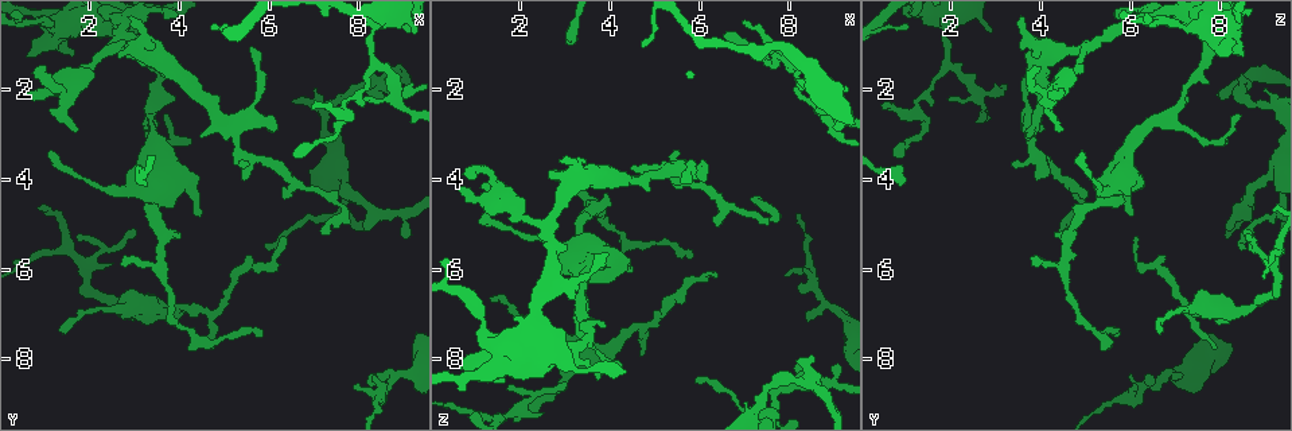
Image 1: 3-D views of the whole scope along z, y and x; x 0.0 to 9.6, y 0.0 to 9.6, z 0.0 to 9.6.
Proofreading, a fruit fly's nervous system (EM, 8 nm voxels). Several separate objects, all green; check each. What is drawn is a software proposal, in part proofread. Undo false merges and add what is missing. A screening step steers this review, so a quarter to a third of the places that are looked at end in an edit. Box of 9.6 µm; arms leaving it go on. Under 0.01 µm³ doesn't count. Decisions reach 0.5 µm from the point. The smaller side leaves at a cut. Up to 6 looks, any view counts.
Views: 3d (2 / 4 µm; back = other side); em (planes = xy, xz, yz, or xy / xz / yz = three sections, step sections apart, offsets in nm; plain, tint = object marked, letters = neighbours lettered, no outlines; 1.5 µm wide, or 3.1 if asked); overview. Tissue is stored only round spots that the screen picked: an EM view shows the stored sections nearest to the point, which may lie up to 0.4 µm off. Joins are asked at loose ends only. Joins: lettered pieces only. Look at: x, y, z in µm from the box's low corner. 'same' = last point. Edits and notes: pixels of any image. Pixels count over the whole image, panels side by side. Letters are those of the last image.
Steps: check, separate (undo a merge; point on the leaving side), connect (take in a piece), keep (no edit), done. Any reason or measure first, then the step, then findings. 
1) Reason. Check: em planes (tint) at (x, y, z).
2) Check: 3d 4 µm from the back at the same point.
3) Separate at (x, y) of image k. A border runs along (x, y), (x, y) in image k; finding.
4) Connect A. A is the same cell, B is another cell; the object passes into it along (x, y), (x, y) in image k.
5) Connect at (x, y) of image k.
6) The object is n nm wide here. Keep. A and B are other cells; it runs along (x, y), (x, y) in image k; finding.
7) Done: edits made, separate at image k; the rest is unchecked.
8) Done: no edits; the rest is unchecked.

Sharp bend. Check: em planes (plain) at (1.15, 1.95, 3.75).

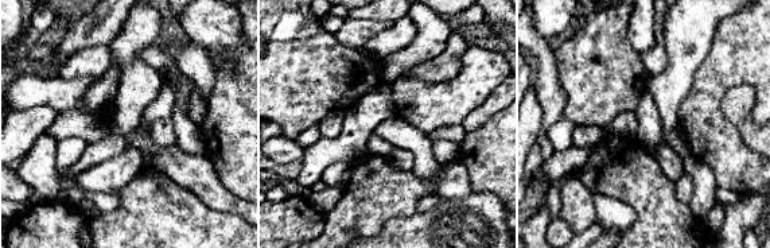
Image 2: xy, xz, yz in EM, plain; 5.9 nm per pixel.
Check: em planes (tint) at the same point.

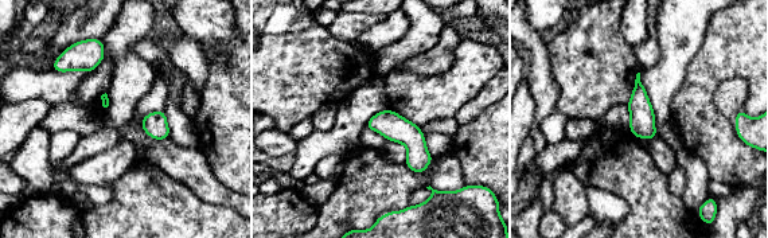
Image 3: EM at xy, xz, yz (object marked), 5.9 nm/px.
What lies round it. Check: em planes (letters) at the same point.

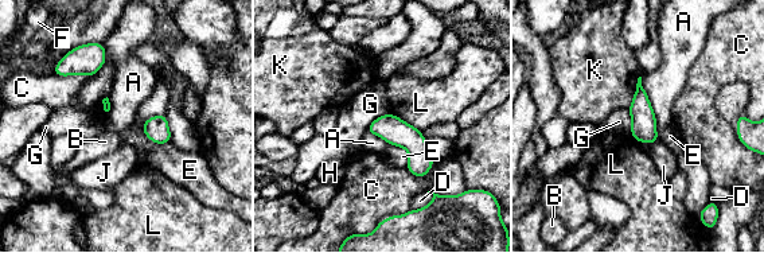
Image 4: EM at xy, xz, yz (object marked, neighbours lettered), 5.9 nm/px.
The object is 160 nm wide here. Keep. A, B, C, D, E, F, G, H, J, K and L are other cells; continuous, no second neuron.

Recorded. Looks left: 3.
Free end. Check: 3d 4 µm at (4.35, 4.85, 6.00).

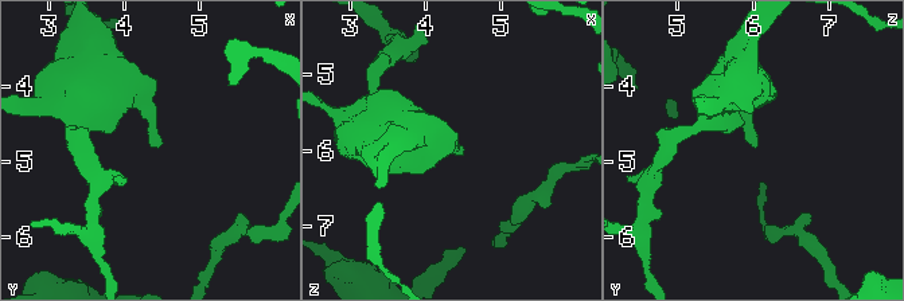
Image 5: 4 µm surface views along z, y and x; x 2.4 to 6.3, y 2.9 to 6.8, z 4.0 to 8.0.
Need the tissue. Check: em xy step 4 (letters) at (4.45, 4.85, 6.00).

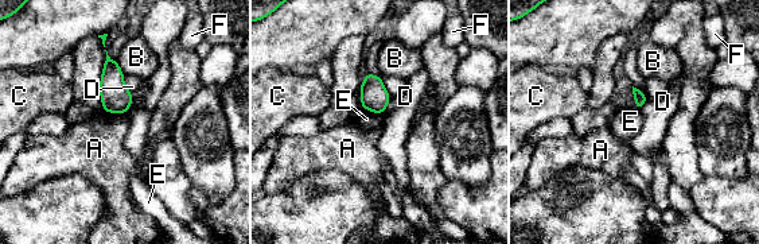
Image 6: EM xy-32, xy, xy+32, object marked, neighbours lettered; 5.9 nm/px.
Keep. A, B, C, D, E and F are other cells; a border runs along (104, 109), (108, 112), (127, 112) in image 6; none of them fits.

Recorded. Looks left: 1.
Tapers out. Check: em planes (letters) at (4.70, 7.85, 7.95).

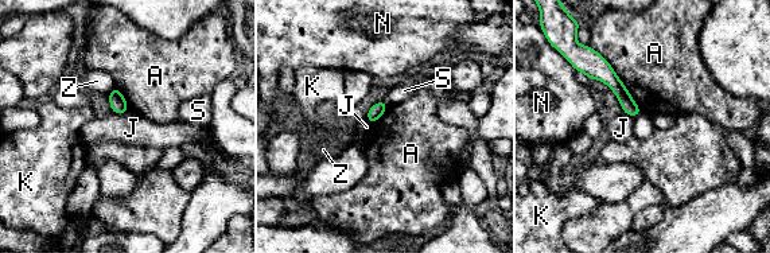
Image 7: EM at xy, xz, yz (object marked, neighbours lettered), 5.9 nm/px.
The object is 90 nm wide here. Keep. A, J, K, N, S and Z are other cells; a border runs along (128, 109), (123, 113), (112, 112) in image 7; no lettered piece goes on from it.

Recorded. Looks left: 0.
Done: no edits; the rest is unchecked.

